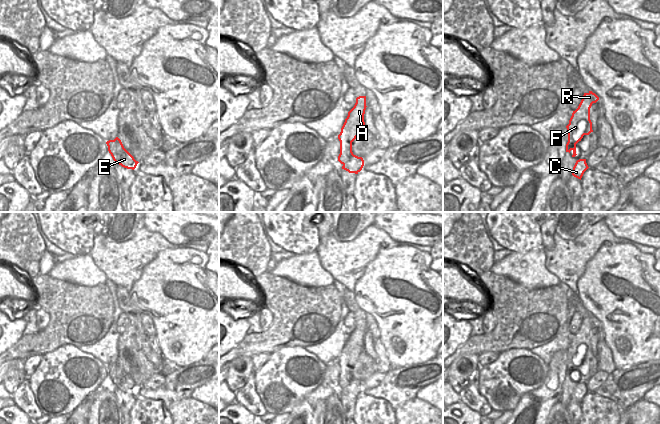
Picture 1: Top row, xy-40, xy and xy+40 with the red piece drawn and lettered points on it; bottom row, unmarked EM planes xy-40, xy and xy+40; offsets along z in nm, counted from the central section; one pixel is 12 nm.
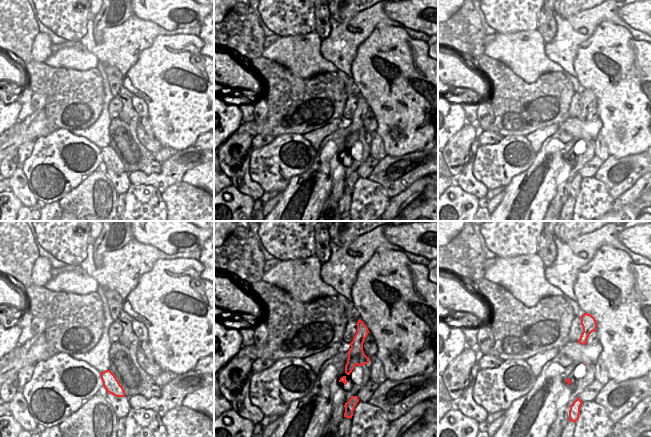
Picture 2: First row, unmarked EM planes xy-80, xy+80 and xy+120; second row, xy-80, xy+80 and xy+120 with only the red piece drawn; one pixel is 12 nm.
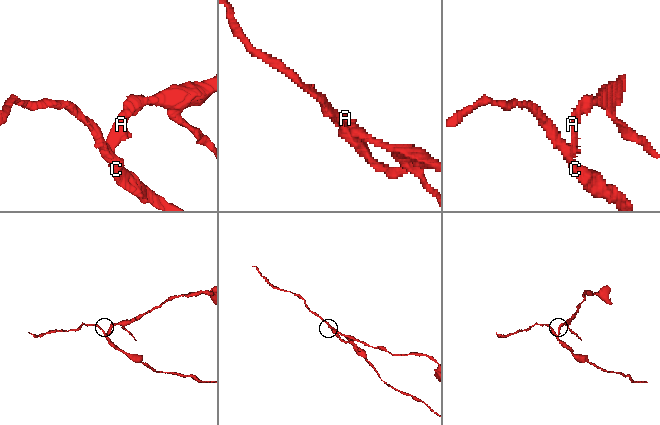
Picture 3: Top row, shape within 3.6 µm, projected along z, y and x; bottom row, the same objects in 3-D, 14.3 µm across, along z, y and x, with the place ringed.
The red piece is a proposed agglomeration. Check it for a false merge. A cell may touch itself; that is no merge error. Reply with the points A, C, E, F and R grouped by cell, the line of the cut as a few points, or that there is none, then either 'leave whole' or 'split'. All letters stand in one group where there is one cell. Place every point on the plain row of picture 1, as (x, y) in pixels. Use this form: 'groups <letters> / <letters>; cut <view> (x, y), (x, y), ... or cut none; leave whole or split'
groups A F R / C E; cut xy (342, 351), (347, 355), (348, 364), (351, 367); split

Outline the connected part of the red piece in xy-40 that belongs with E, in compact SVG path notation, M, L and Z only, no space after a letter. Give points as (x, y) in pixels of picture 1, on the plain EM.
M116 361L114 364L106 366L108 375L113 384L124 392L134 394L139 387L134 381L124 372L121 364Z

